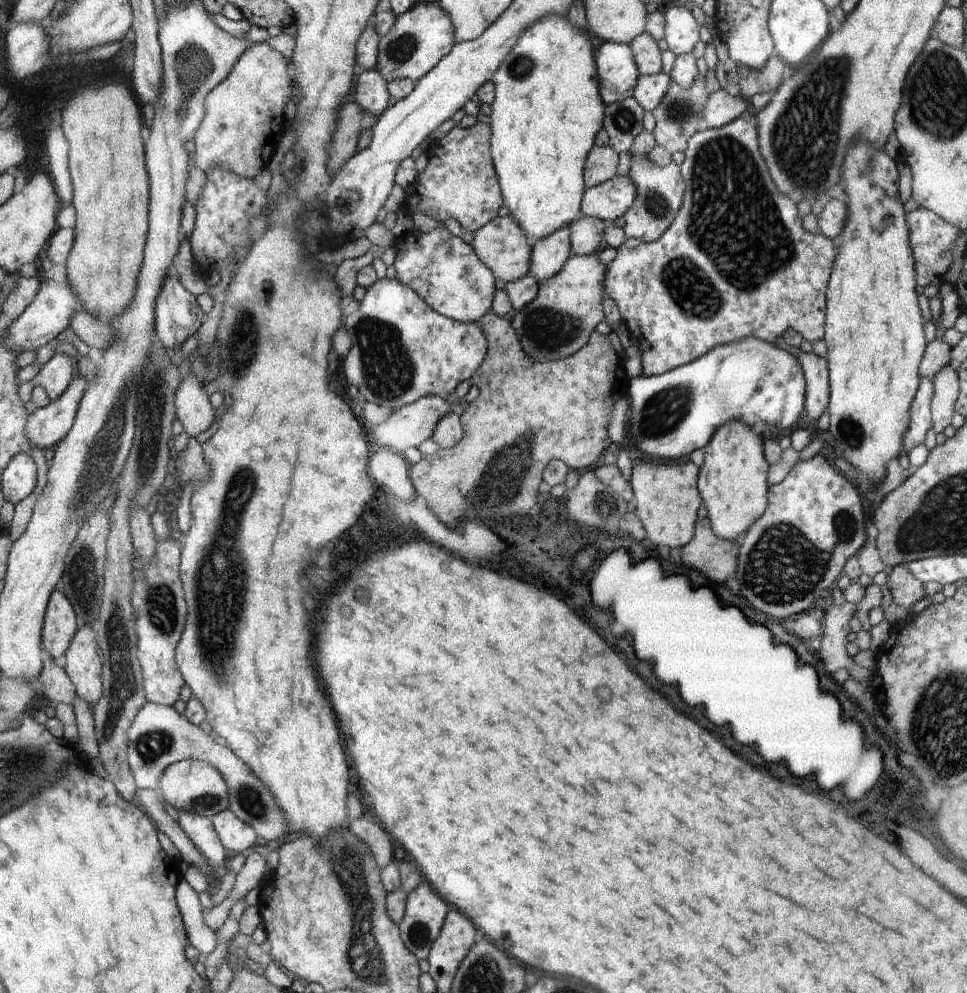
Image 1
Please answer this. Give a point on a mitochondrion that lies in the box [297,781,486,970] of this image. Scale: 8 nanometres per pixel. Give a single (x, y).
(419, 933)

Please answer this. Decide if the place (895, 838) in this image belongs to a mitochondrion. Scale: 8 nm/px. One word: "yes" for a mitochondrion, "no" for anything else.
no

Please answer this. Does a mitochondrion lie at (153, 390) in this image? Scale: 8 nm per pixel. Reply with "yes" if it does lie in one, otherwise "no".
yes

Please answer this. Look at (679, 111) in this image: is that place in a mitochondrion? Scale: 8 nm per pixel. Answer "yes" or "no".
yes

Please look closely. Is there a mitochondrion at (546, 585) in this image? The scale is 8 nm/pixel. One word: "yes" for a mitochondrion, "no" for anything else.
no

